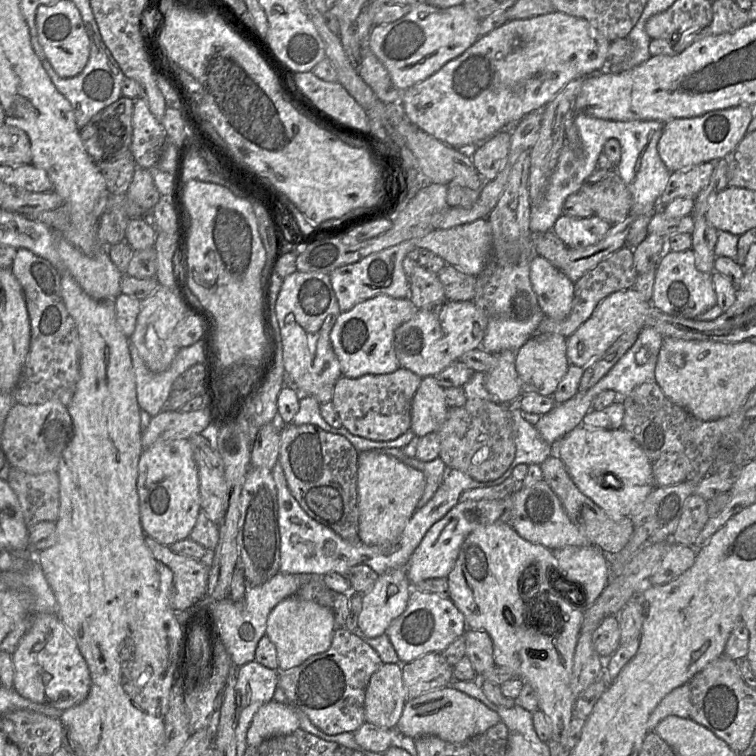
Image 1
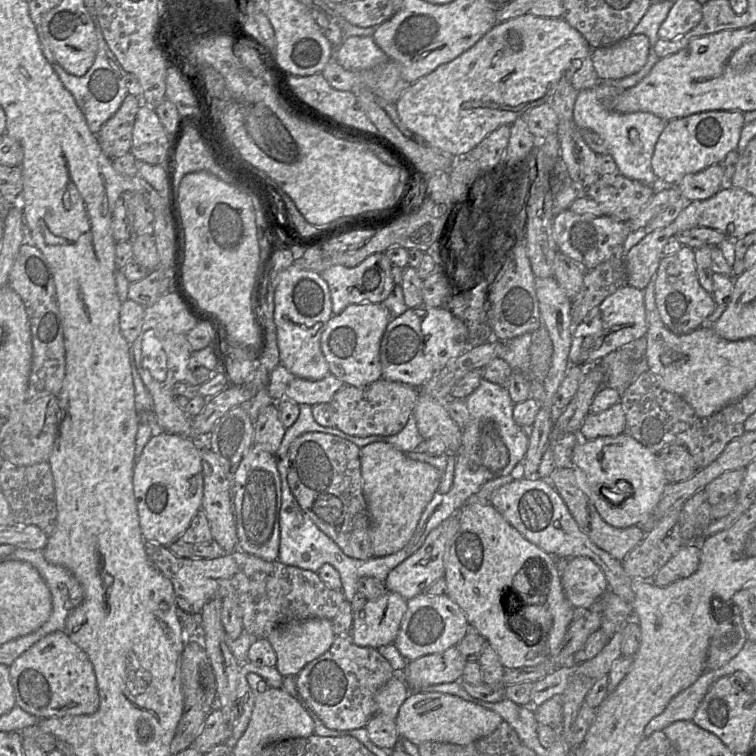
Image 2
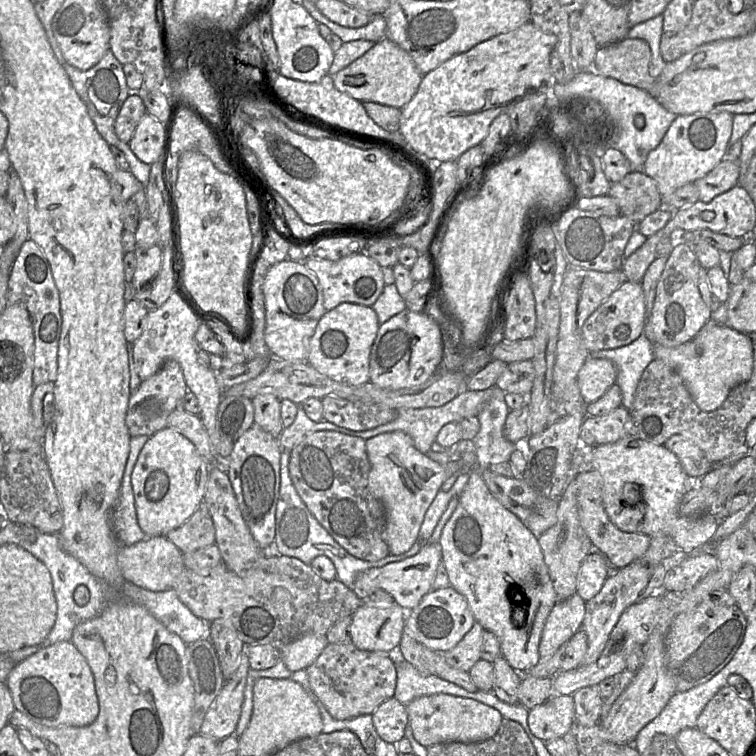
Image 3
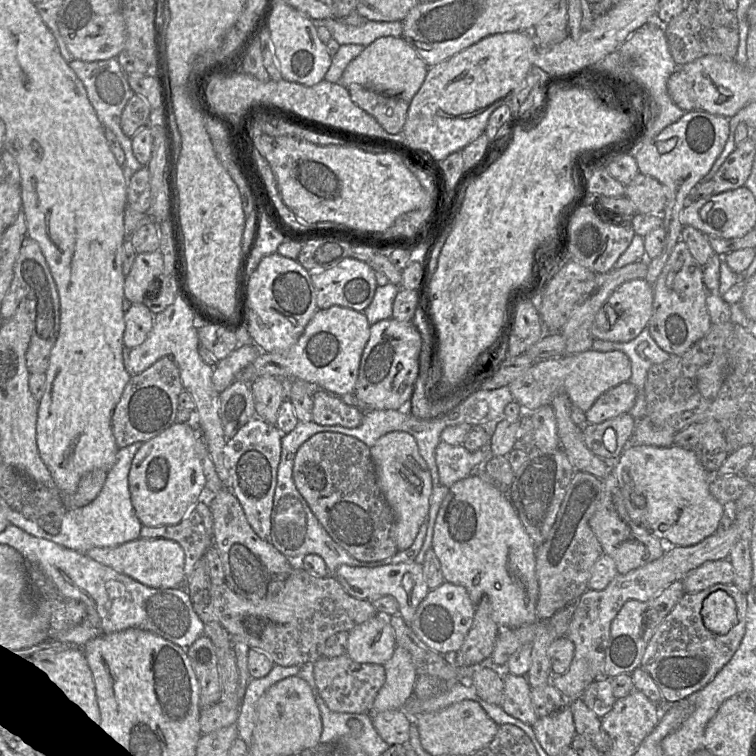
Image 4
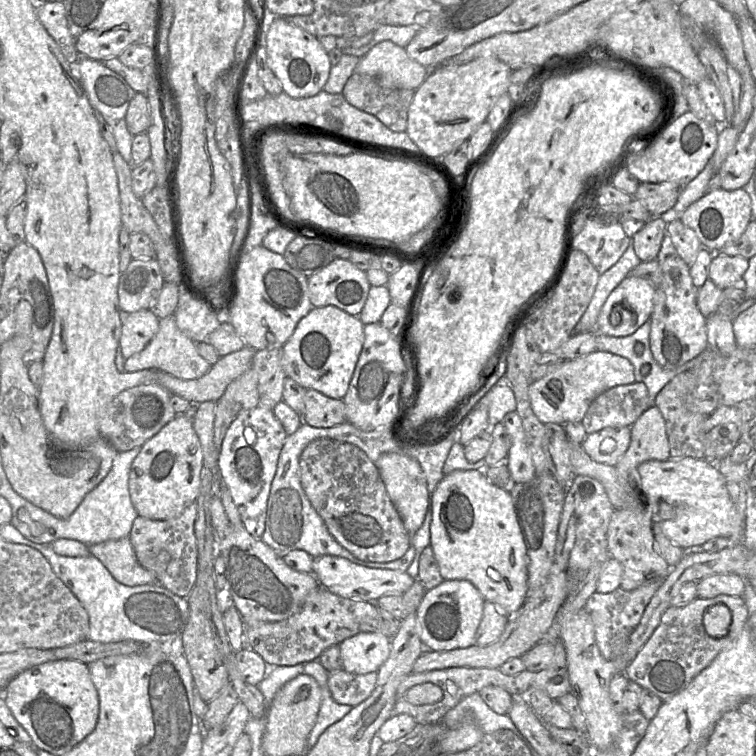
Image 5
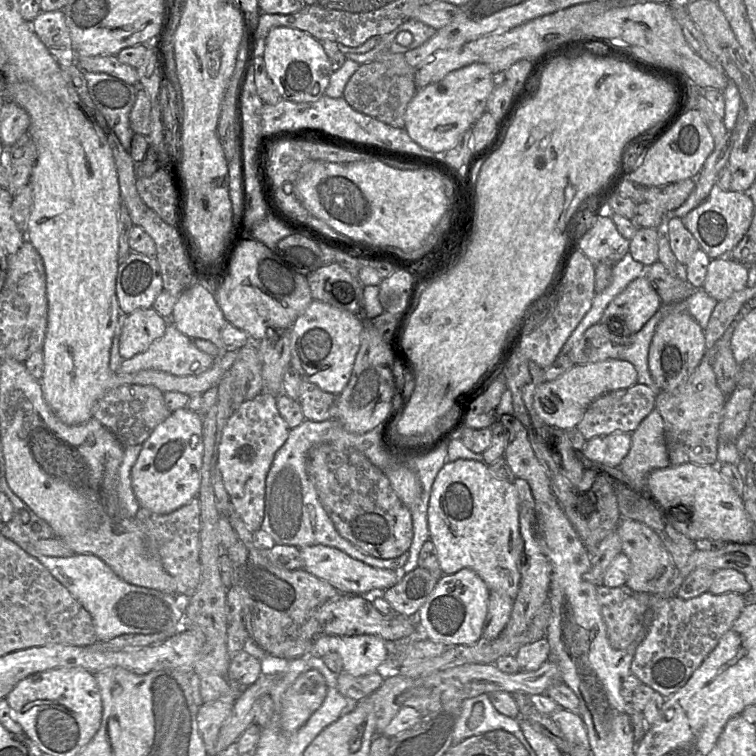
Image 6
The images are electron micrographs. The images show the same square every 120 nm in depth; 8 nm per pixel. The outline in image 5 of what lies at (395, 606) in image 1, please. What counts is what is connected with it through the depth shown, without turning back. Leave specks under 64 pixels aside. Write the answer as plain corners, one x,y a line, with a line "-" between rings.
363,632
339,645
343,669
352,674
377,672
391,652
391,637
382,633

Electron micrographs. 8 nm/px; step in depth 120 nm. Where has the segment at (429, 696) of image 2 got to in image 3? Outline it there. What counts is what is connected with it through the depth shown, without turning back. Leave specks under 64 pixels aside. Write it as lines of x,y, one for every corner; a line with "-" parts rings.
448,694
421,696
406,705
414,738
424,747
445,743
475,743
492,738
500,728
503,716
496,709
477,700

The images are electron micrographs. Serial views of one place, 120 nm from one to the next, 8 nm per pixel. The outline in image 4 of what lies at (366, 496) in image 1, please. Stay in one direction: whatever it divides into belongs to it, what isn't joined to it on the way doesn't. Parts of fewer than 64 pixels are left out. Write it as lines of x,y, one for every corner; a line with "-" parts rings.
392,431
380,437
370,447
377,483
395,518
395,541
399,551
408,549
416,539
421,525
427,521
432,494
432,477
427,463
422,458
416,439
403,431

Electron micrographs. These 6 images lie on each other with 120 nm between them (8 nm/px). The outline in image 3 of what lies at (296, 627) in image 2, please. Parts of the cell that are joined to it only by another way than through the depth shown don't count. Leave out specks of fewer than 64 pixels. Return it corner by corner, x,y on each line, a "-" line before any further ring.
307,634
284,646
280,651
280,660
289,671
307,669
328,645
325,635

